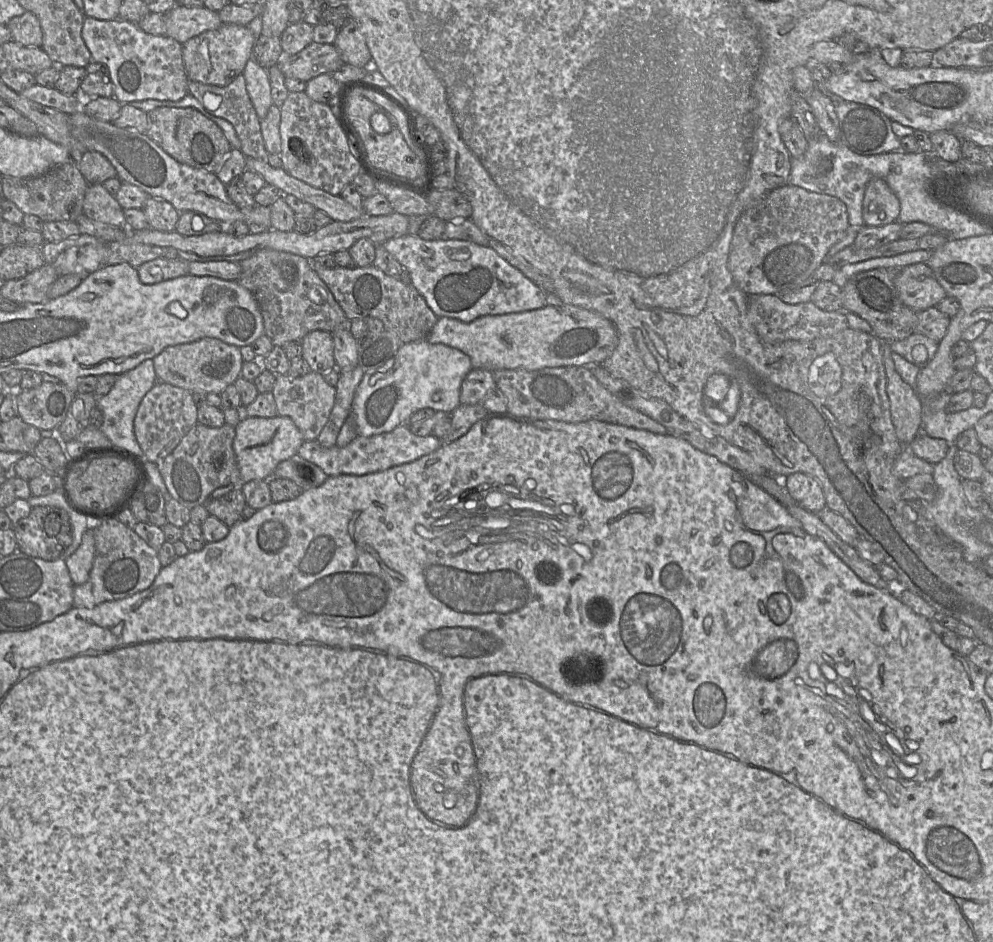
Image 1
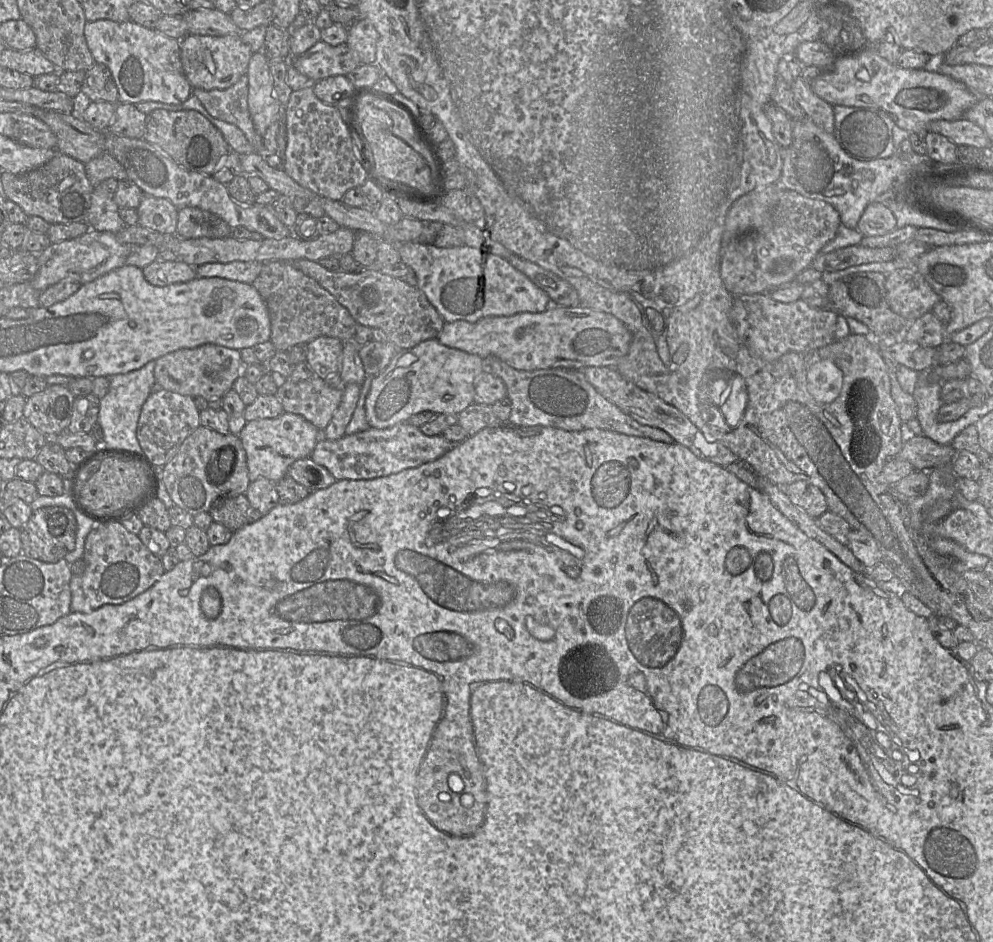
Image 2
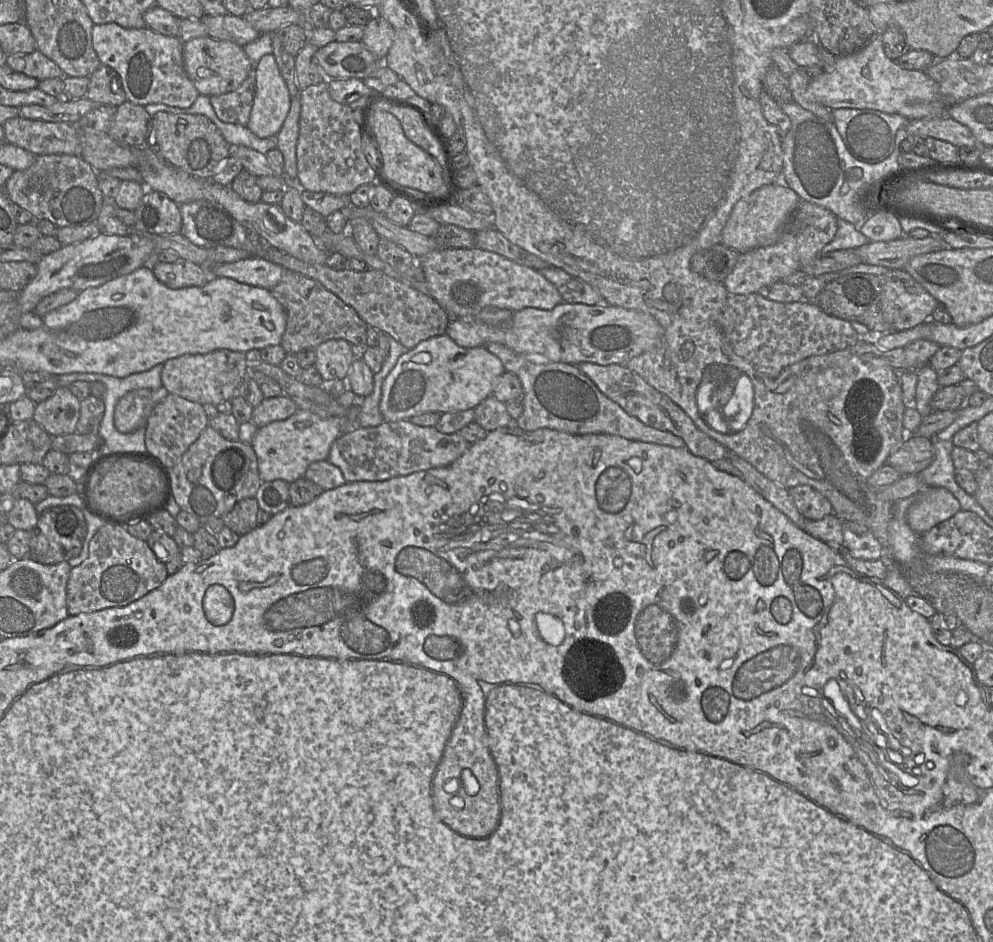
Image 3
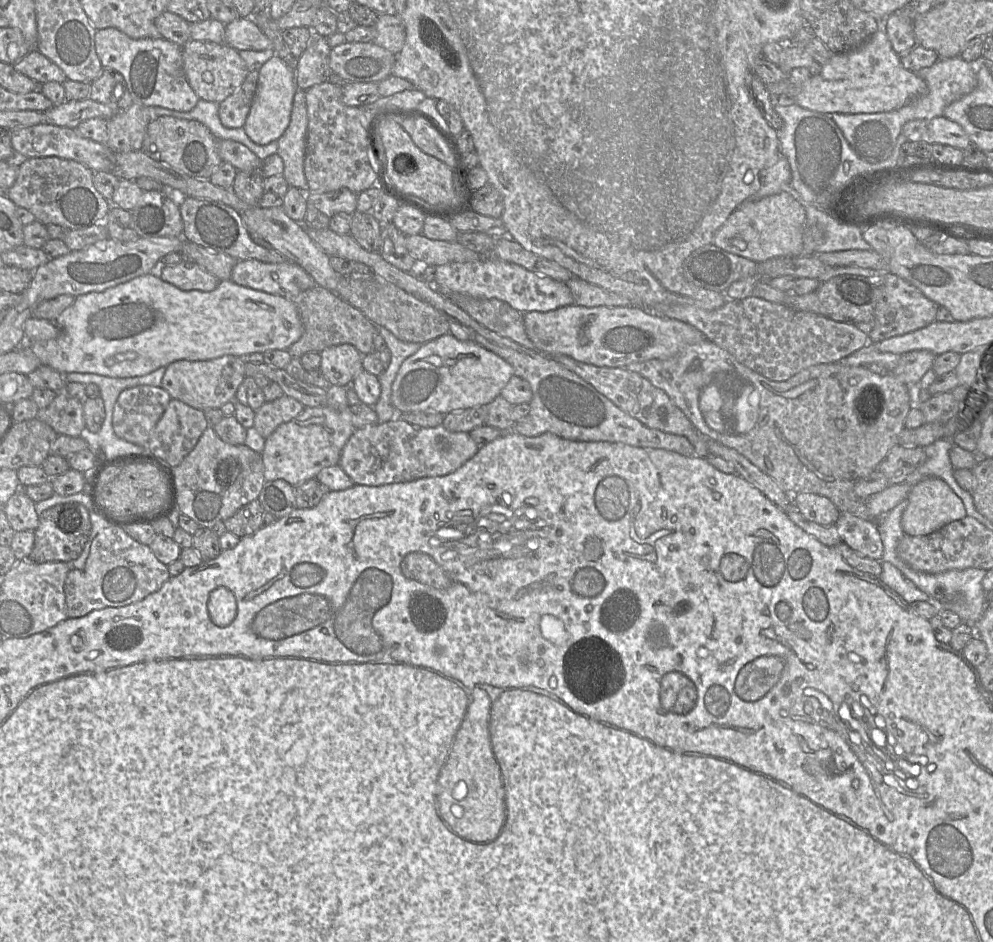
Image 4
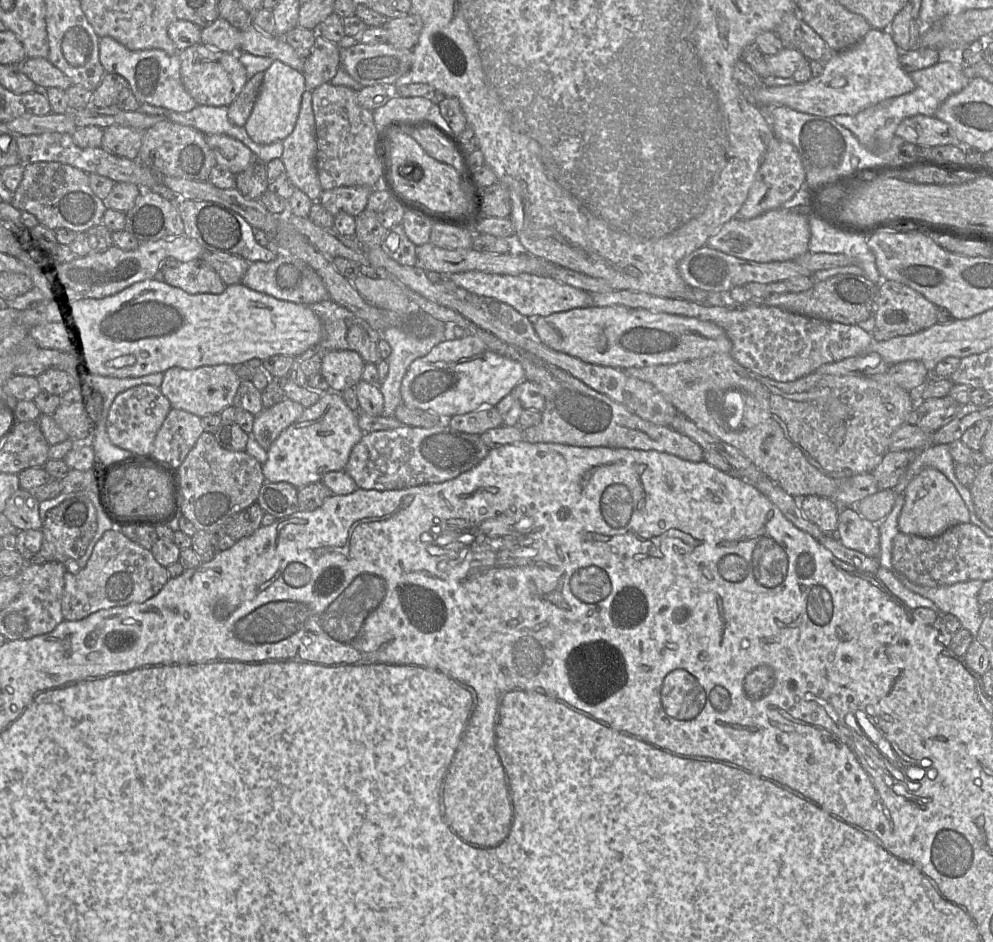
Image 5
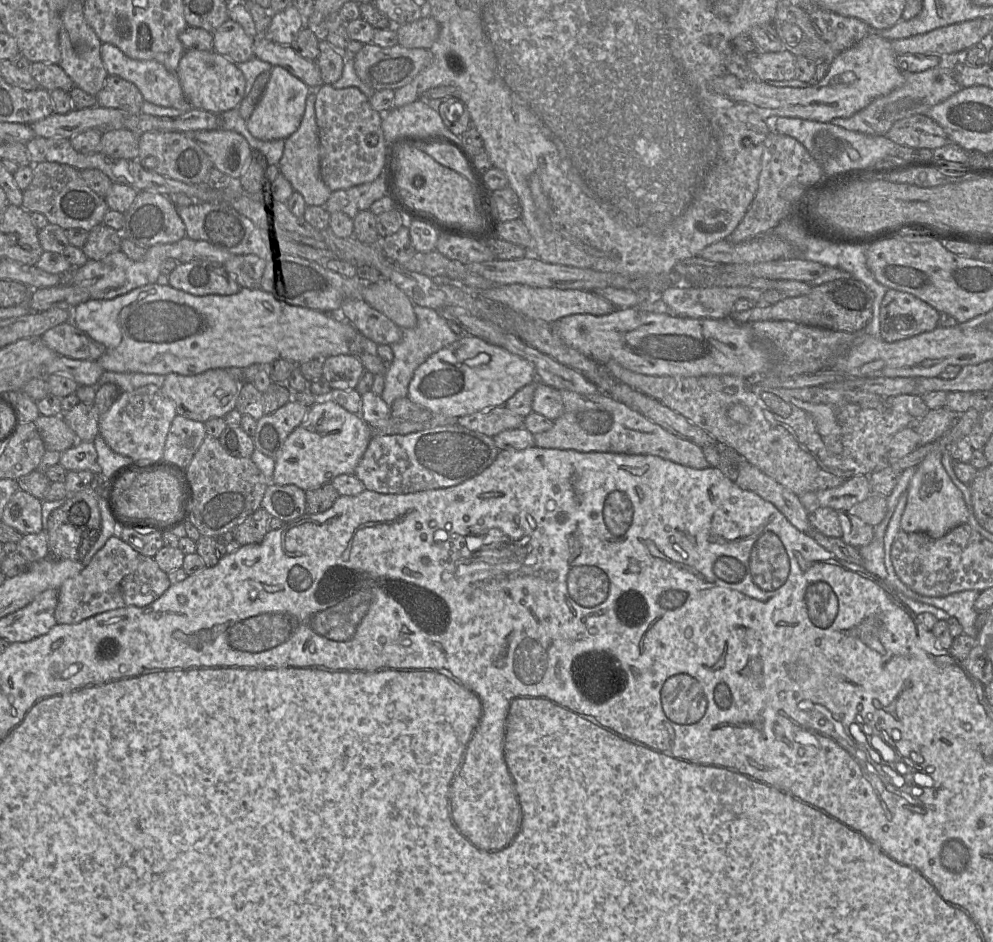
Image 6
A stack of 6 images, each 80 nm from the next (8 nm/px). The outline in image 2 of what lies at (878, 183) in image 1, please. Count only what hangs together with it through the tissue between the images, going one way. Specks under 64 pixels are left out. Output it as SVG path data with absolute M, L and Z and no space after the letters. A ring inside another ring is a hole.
M872 202L864 210L857 230L864 236L880 236L897 228L893 212L882 202Z

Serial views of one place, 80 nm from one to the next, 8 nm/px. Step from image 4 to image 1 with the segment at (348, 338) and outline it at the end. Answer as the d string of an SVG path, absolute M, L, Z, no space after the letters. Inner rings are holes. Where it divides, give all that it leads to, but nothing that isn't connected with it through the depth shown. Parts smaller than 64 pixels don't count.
M261 249L239 263L241 274L236 282L255 297L263 317L264 333L273 346L301 341L315 330L332 333L348 329L350 320L313 270L311 260L289 252Z

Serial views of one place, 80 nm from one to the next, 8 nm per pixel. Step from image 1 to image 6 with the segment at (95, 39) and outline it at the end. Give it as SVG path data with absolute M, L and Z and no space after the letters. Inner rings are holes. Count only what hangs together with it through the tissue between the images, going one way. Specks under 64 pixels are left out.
M102 43L100 51L108 75L116 75L133 83L141 92L144 101L158 106L176 108L184 112L194 108L186 98L177 74L168 71L161 63L154 60L132 59L110 43Z

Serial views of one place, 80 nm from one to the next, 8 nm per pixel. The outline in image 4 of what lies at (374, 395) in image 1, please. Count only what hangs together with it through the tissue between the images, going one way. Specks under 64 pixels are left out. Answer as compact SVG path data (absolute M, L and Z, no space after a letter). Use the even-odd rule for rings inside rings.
M447 333L424 343L417 352L403 361L392 383L391 403L397 415L415 411L432 411L445 415L471 407L484 406L500 395L514 374L513 367L497 354L472 340L459 341Z

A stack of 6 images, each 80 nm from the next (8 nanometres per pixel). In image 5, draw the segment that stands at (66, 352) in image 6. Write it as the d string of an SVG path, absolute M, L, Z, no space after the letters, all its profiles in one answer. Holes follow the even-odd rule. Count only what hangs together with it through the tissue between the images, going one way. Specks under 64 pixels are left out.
M63 322L38 325L28 330L30 336L42 349L70 352L80 343L80 335Z

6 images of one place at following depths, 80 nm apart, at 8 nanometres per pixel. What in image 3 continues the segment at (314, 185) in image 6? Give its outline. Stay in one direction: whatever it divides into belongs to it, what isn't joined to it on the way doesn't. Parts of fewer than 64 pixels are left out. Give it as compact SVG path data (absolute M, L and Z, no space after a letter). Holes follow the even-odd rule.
M300 93L292 99L289 113L277 135L278 149L284 156L284 174L292 180L298 180L296 146L299 137L299 119L301 112Z

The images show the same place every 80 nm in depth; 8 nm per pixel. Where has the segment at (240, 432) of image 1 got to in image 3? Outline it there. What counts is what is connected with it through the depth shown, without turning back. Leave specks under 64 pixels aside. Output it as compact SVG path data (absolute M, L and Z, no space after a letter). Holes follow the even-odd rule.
M299 410L285 420L258 428L251 446L256 453L262 482L283 480L292 483L303 478L310 464L327 460L333 442L345 431L340 418L322 418L308 410Z

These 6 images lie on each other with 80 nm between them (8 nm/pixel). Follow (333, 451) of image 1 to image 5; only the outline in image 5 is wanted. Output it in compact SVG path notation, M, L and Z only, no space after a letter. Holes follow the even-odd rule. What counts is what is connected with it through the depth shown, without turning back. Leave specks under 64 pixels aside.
M448 423L432 428L402 425L392 430L365 433L353 447L344 471L363 490L391 491L427 484L443 483L454 479L479 465L491 449L481 440L480 435L452 429Z

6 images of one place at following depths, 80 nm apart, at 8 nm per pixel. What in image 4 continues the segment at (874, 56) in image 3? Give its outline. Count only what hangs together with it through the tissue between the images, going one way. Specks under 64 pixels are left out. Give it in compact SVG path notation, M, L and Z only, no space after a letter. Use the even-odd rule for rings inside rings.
M880 28L859 48L834 54L817 76L800 85L794 102L802 108L823 113L878 113L899 109L927 92L926 82L904 68L892 48L884 28Z

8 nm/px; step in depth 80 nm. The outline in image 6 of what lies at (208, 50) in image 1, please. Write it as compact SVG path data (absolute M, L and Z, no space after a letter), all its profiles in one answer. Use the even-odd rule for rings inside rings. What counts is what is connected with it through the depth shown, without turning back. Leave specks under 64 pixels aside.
M186 50L180 59L176 74L186 98L196 109L221 114L238 108L246 95L243 72L236 63L214 50Z

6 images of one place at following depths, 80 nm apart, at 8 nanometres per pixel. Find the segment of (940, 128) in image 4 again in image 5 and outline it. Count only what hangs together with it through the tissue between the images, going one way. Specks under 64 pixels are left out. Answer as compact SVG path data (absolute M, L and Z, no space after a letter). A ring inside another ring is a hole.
M935 116L906 118L898 125L895 135L916 146L961 145L950 125Z

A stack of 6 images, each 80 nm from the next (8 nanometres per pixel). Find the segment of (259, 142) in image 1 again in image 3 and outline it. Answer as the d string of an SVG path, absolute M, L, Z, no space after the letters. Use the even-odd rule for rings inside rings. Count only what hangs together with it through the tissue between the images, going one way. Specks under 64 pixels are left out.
M255 68L234 91L210 97L217 117L225 123L247 126L256 90Z

